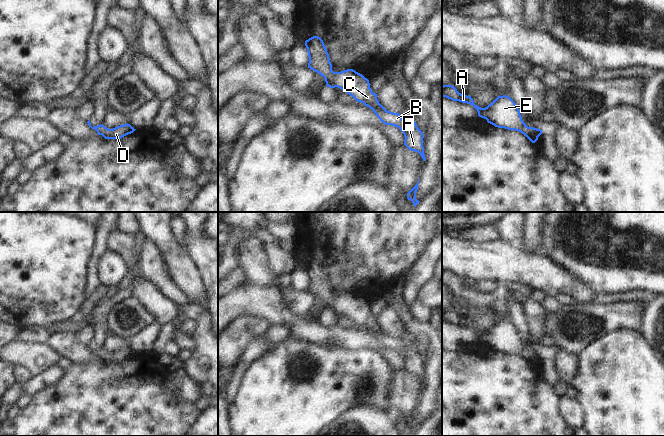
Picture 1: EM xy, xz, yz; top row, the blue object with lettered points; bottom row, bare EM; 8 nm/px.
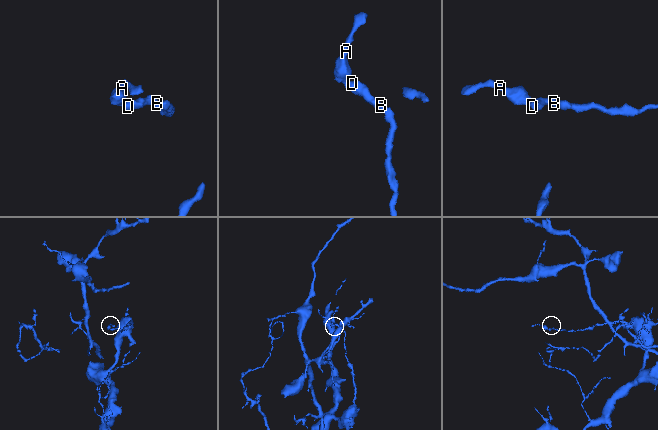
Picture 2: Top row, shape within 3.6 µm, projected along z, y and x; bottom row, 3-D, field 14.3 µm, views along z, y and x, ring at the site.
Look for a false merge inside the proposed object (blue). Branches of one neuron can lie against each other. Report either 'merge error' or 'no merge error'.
no merge error

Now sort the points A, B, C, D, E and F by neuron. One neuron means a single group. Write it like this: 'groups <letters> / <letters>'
groups A B C D E F

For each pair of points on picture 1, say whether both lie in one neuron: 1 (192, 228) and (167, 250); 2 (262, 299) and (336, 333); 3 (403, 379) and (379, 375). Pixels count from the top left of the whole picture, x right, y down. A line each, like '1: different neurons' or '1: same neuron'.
1: different neurons
2: same neuron
3: different neurons

